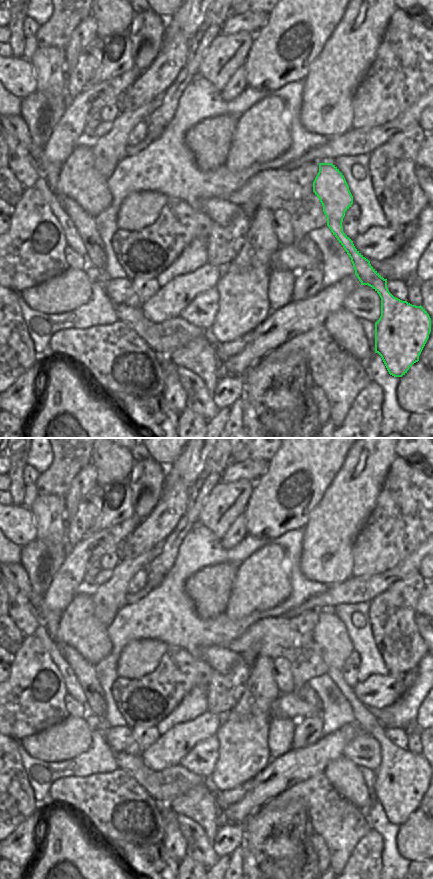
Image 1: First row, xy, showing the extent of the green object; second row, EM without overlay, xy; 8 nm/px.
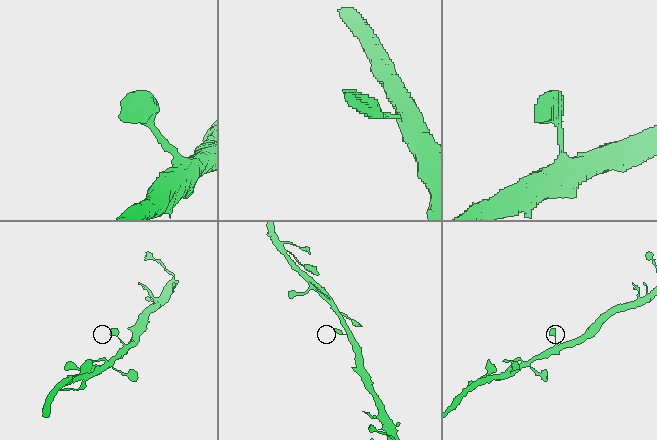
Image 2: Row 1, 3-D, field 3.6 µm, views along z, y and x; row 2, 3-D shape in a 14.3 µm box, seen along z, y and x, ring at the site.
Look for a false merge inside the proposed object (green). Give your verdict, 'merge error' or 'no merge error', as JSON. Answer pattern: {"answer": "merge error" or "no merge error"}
{"answer": "no merge error"}

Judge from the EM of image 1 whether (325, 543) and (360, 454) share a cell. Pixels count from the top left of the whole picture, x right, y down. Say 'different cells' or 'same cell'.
same cell

